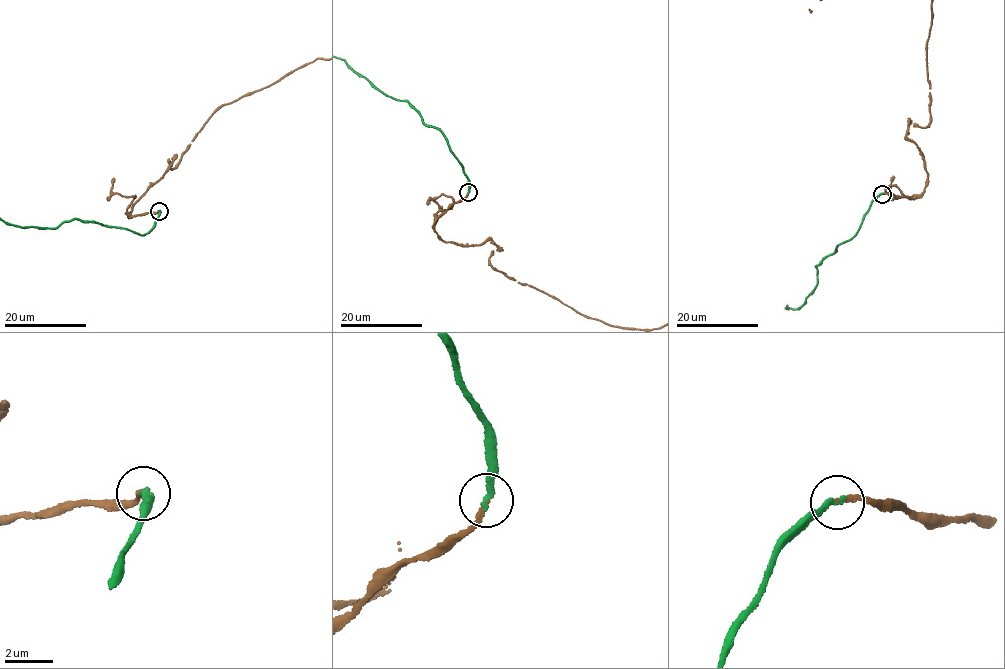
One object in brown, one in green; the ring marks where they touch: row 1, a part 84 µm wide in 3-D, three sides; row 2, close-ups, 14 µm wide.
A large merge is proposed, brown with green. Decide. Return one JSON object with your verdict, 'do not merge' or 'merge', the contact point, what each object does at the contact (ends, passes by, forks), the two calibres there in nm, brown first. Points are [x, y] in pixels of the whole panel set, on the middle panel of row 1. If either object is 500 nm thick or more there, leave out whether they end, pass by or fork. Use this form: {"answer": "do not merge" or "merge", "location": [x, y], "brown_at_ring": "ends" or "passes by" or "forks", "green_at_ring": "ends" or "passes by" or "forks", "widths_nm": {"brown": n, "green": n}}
{"answer": "merge", "location": [468, 192], "brown_at_ring": "ends", "green_at_ring": "ends", "widths_nm": {"brown": 180, "green": 220}}

